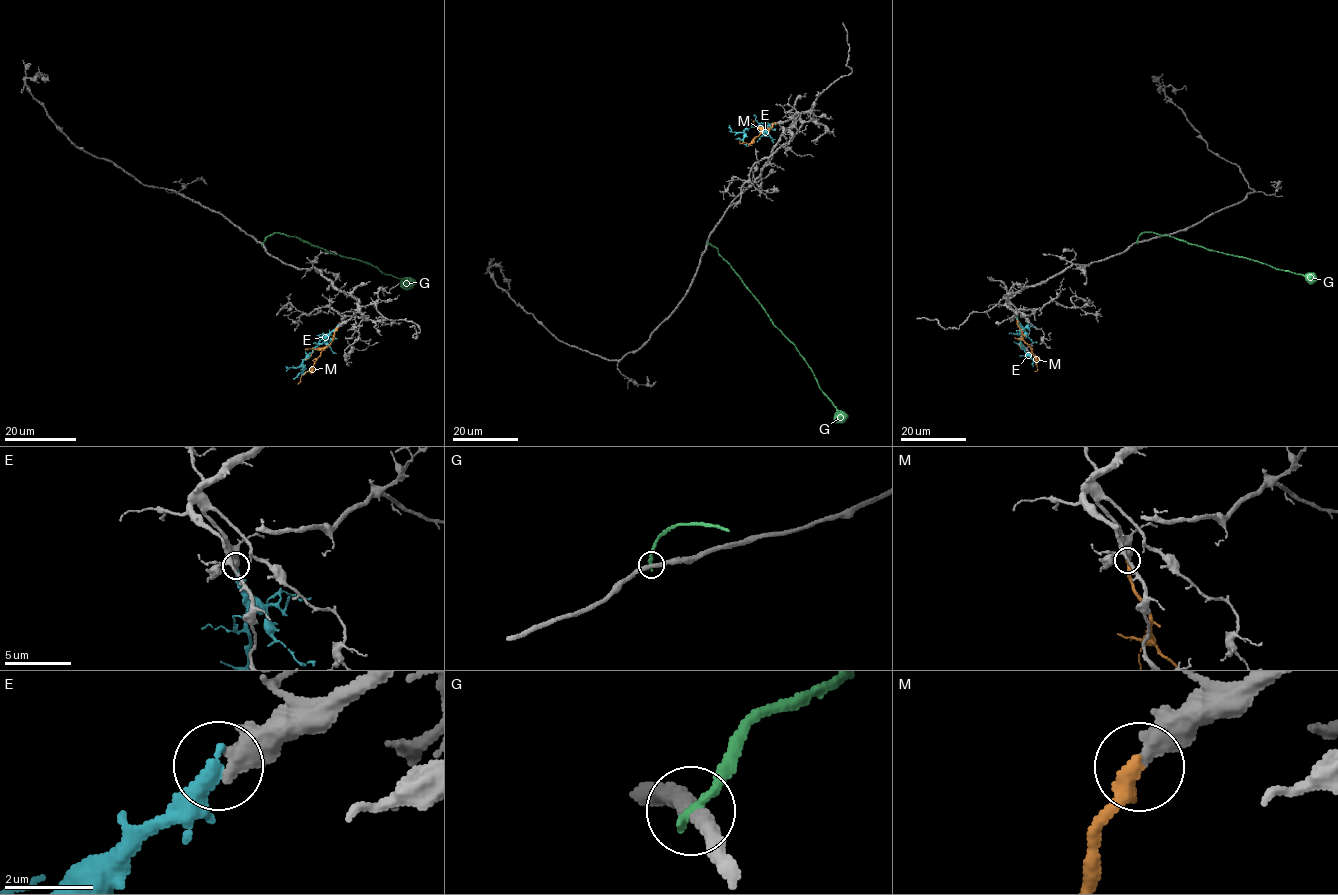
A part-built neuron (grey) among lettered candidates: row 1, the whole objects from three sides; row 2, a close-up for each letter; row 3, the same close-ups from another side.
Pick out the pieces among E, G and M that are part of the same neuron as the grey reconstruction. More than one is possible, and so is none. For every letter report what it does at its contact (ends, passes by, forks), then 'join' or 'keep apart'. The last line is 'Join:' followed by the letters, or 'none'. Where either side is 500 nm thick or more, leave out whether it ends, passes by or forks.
E: it ends; keep apart
G: it ends; keep apart
M: it ends; join
Join: M

